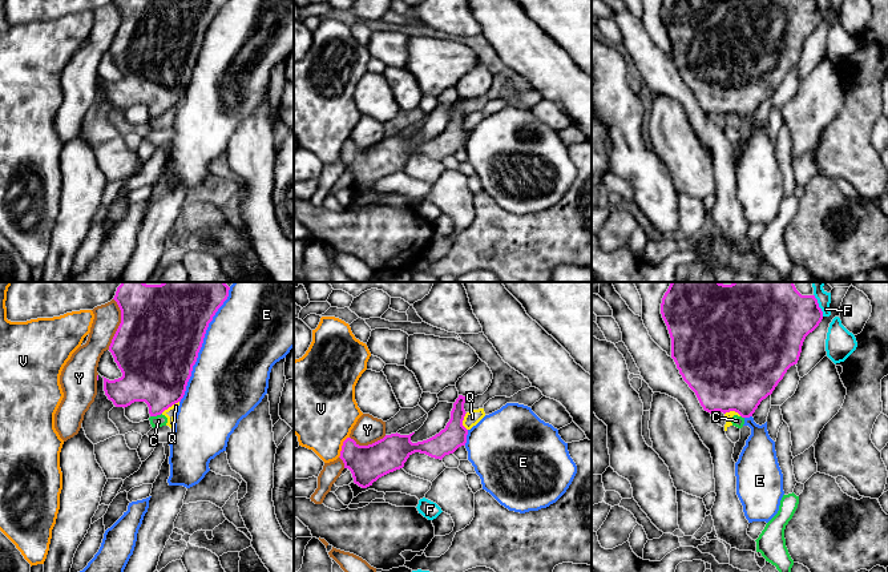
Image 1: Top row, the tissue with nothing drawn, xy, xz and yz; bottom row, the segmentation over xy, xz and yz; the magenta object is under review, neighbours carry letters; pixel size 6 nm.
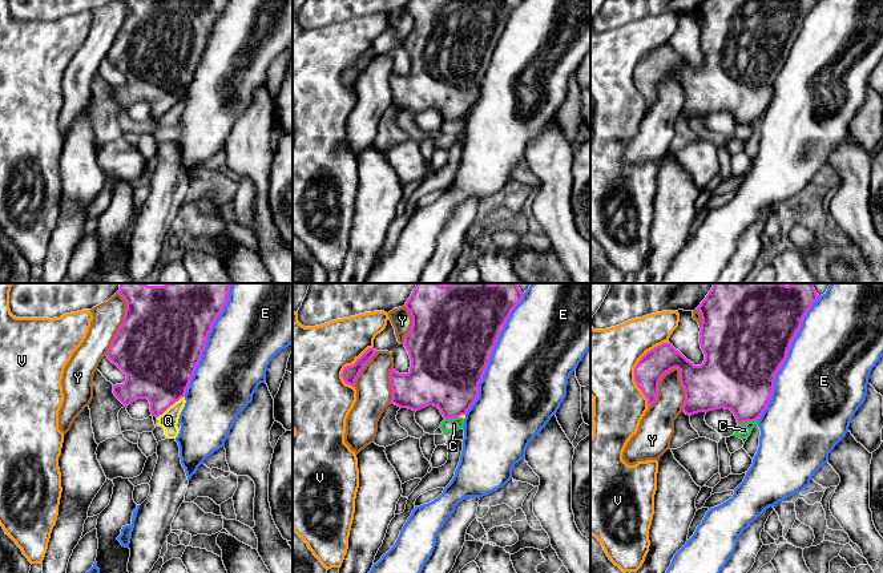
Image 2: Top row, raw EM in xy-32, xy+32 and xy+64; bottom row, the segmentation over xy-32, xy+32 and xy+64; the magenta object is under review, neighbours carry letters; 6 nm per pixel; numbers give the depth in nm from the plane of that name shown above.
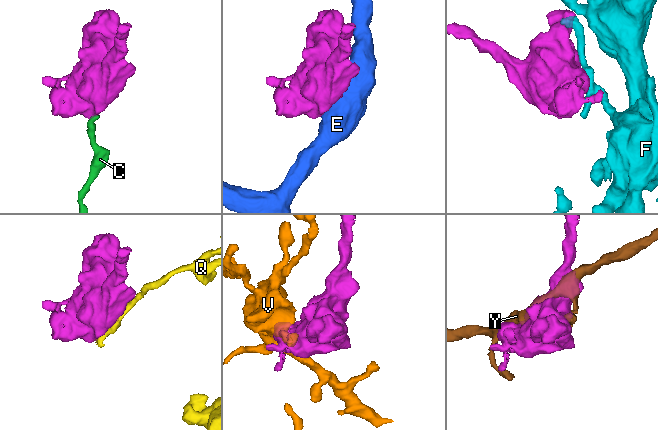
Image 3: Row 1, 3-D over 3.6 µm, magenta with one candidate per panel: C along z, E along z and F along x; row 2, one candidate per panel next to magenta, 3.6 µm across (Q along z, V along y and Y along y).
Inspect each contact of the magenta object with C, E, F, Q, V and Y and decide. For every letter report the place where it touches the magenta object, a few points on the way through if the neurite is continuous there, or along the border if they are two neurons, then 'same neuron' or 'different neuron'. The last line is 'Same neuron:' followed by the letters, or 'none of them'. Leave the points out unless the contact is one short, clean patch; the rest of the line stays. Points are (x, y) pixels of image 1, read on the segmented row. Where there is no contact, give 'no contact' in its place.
C: contact xy (156, 415); border xy (161, 413), (150, 417); different neuron
E: contact xy (201, 345); different neuron
F: contact yz (818, 305); different neuron
Q: contact xy (169, 406); different neuron
V: contact xz (342, 447); different neuron
Y: contact xy (120, 323); different neuron
Same neuron: none of them

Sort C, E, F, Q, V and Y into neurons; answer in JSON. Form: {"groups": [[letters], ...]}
{"groups": [["C"], ["E"], ["F"], ["Q"], ["V"], ["Y"]]}

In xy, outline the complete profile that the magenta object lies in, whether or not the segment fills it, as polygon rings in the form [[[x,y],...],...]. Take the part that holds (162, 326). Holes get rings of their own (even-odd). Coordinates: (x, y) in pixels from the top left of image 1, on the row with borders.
[[[121,282],[113,298],[121,310],[121,323],[109,351],[122,376],[114,380],[104,378],[108,399],[124,408],[145,402],[150,416],[181,402],[209,323],[227,299],[229,290],[225,282]]]

